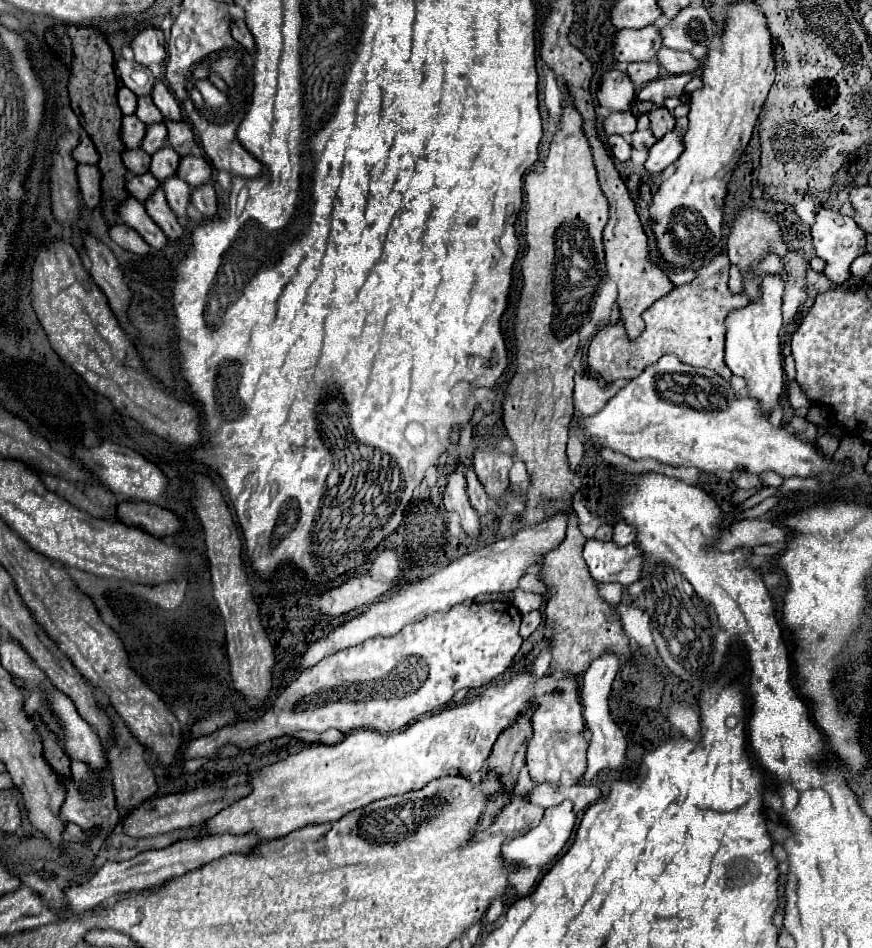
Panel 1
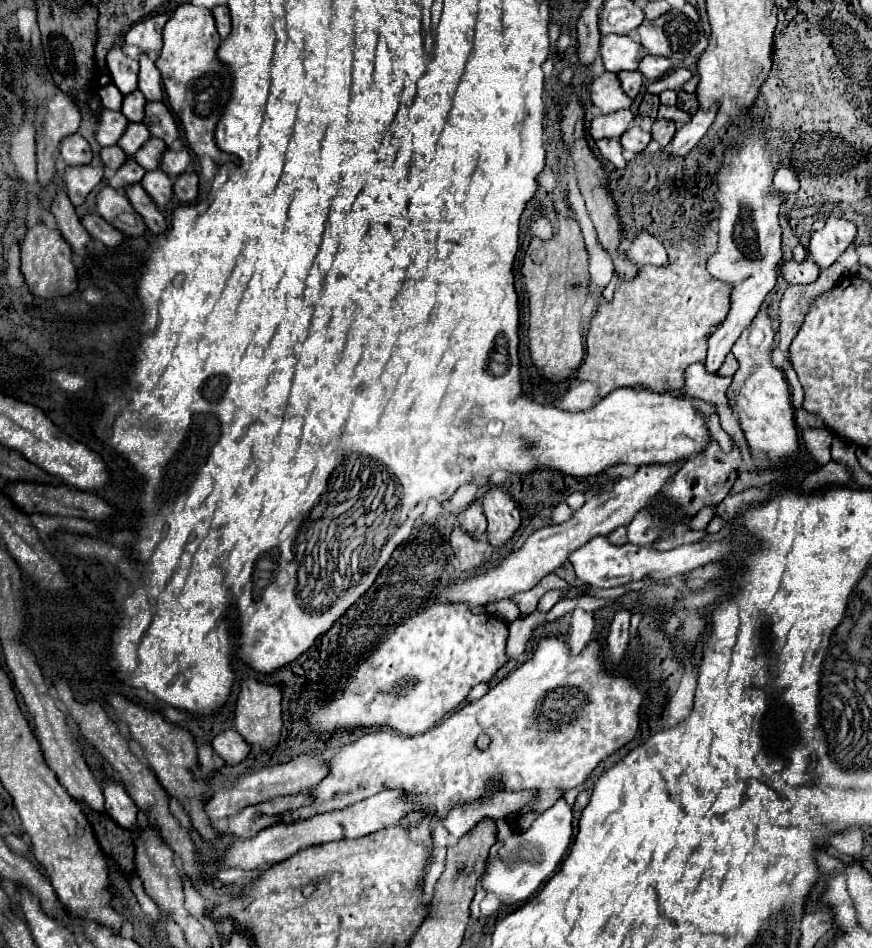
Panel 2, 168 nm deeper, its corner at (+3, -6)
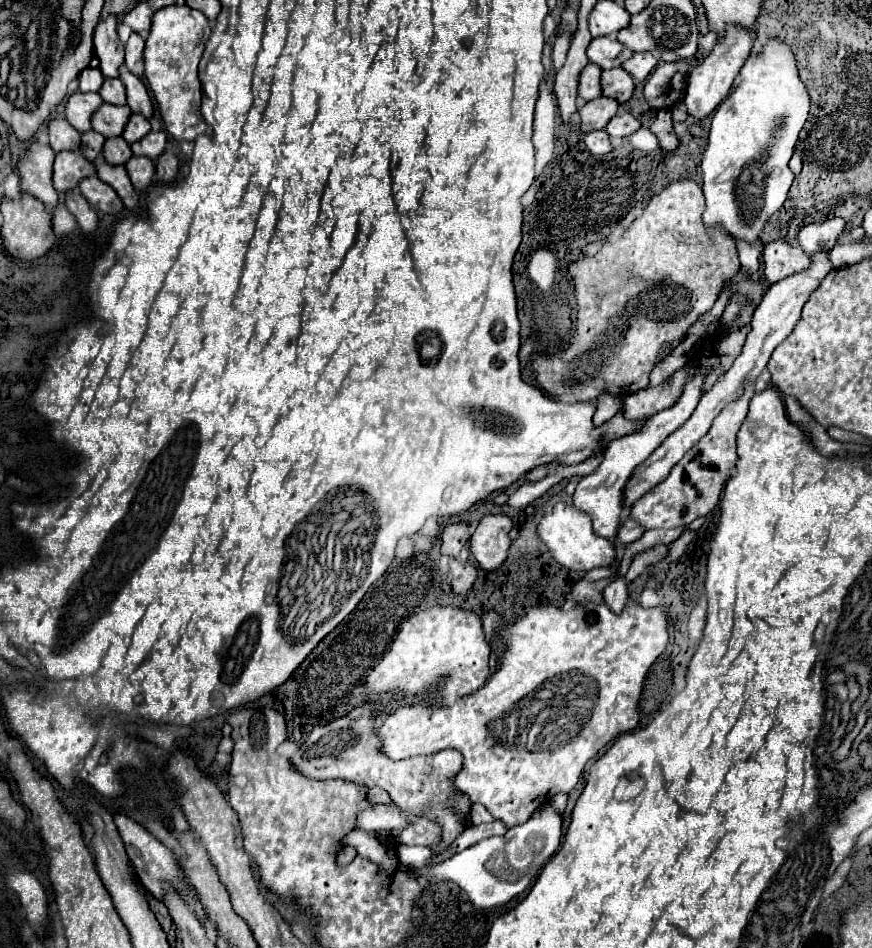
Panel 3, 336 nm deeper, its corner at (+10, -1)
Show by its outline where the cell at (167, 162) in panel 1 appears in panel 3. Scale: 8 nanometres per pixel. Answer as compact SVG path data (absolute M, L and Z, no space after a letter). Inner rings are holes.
M133 113L133 115L131 115L131 121L127 123L127 129L123 131L123 139L131 145L131 143L135 143L135 141L141 141L149 131L151 131L149 121Z

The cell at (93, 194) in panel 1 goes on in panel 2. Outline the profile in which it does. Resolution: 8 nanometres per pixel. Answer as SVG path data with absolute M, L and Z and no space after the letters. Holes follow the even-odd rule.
M66 166L64 170L64 182L66 182L66 194L74 206L80 206L88 192L100 184L104 178L102 166Z

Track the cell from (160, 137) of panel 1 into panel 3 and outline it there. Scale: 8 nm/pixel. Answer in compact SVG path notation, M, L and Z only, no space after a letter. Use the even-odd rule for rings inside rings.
M103 103L103 109L99 109L99 113L95 113L93 117L93 129L101 135L109 137L121 137L127 123L131 117L131 109L127 109L127 105L119 107L119 105L107 105Z

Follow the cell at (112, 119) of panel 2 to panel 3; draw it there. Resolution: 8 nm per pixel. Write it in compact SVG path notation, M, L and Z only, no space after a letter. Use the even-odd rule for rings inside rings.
M73 93L67 101L67 121L79 131L87 133L91 131L91 119L95 111L103 105L103 99L99 93Z

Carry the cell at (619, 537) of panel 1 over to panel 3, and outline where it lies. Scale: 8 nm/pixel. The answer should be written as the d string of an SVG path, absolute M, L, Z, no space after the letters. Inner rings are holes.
M753 383L745 387L745 395L731 403L719 417L713 421L713 427L709 433L691 449L685 453L685 457L671 469L669 477L661 481L653 491L645 493L639 501L631 507L631 519L637 521L643 529L673 529L681 525L689 525L693 519L709 515L715 505L719 503L719 497L725 489L725 483L729 477L735 475L735 463L737 463L737 431L747 415L749 399L753 395Z

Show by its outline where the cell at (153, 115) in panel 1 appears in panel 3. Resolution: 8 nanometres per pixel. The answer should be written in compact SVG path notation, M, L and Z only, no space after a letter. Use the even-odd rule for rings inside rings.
M115 79L115 81L107 81L103 83L103 89L99 91L99 95L103 97L105 103L111 103L111 105L127 105L127 93L125 93L125 85L121 79Z

